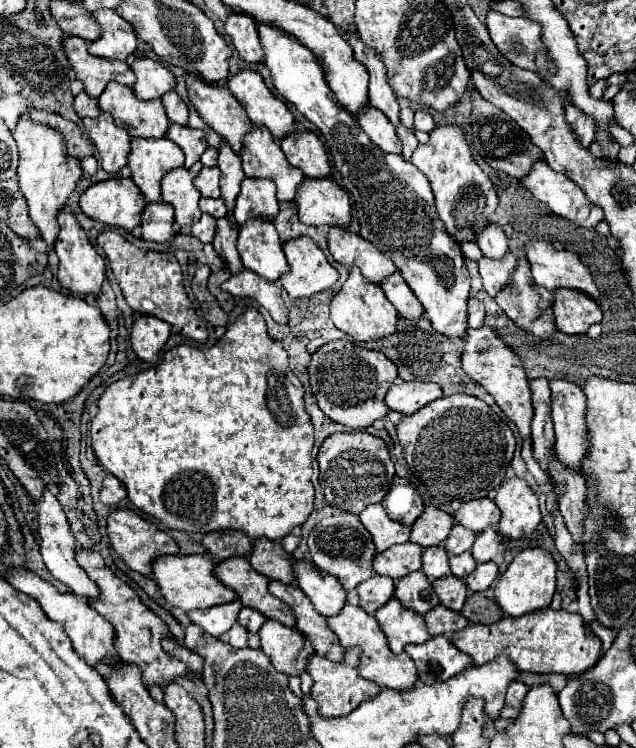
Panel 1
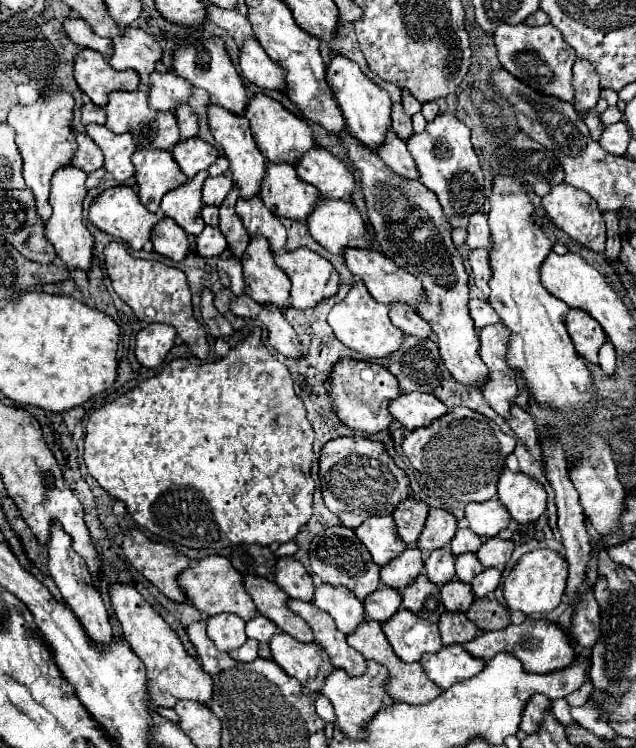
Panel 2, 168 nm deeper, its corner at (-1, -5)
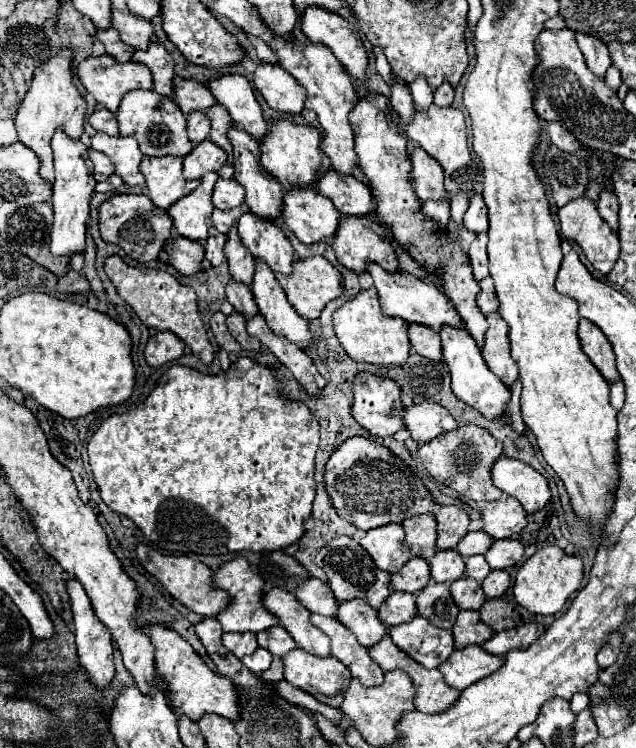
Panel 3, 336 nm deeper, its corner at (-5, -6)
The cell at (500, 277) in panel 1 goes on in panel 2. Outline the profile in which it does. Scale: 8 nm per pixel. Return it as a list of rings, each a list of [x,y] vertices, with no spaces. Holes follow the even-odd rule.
[[[476,249],[470,253],[468,257],[472,273],[474,273],[474,283],[478,289],[482,289],[482,293],[488,297],[490,295],[490,287],[488,281],[492,279],[492,267],[490,267],[490,259],[488,259],[488,251],[486,249]]]

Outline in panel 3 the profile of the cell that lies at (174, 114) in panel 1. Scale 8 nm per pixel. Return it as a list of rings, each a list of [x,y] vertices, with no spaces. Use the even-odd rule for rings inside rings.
[[[190,112],[188,114],[188,138],[194,144],[200,144],[208,138],[210,132],[210,120],[204,112]]]

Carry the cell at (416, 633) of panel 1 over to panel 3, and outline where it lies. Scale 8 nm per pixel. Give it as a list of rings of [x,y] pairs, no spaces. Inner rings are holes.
[[[422,616],[390,628],[390,638],[424,668],[438,668],[454,652],[452,632],[428,624]]]

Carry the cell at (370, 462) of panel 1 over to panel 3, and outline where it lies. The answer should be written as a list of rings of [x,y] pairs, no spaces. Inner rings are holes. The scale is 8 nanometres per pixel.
[[[348,438],[328,460],[324,472],[326,490],[338,514],[360,530],[372,530],[390,522],[402,524],[416,514],[430,514],[436,506],[424,482],[402,472],[388,448],[368,438]]]

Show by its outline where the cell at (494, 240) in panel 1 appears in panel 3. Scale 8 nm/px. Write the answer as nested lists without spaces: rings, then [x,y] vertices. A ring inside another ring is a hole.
[[[480,194],[470,198],[470,206],[464,214],[464,226],[476,234],[488,230],[488,214],[486,214],[486,206],[484,206]]]

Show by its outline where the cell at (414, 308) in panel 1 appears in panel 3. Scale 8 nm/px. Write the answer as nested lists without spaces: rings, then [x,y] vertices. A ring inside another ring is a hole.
[[[410,324],[408,326],[408,336],[410,336],[410,344],[414,348],[416,354],[434,360],[434,362],[442,362],[442,346],[440,346],[440,336],[420,324]]]

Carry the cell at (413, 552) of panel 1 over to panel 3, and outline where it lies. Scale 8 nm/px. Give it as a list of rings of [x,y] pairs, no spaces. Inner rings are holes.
[[[412,558],[404,568],[392,574],[392,588],[400,592],[420,592],[430,582],[430,566],[424,558]]]

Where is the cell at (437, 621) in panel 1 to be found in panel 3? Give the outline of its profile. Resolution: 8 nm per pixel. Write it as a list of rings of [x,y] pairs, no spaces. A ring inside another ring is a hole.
[[[462,610],[452,628],[456,648],[466,648],[470,644],[484,644],[494,636],[494,630],[488,628],[476,610]]]

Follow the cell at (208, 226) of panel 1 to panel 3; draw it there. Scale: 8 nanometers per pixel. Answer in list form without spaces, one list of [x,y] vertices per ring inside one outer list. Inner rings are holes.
[[[210,228],[208,240],[204,244],[204,250],[206,250],[206,260],[212,266],[220,266],[226,260],[226,256],[224,256],[224,244],[226,244],[226,236],[220,234],[216,228]]]

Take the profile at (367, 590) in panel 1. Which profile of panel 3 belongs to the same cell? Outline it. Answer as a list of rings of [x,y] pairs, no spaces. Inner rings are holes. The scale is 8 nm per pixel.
[[[392,592],[388,600],[380,606],[380,620],[386,626],[398,626],[408,620],[412,620],[416,612],[416,596],[414,594],[404,594],[404,592]]]

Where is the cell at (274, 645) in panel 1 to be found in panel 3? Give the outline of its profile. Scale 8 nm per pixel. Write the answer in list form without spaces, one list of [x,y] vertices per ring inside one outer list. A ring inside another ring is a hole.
[[[294,648],[284,656],[286,680],[312,694],[322,704],[340,708],[344,688],[348,688],[352,676],[338,658],[318,658],[300,648]]]

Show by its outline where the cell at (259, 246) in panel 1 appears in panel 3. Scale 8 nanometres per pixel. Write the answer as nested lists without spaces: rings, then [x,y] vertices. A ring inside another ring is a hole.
[[[258,260],[256,274],[252,282],[252,294],[264,316],[266,324],[284,340],[308,350],[312,346],[314,336],[308,330],[308,320],[304,320],[288,302],[284,290],[276,282],[274,274],[266,264]]]

